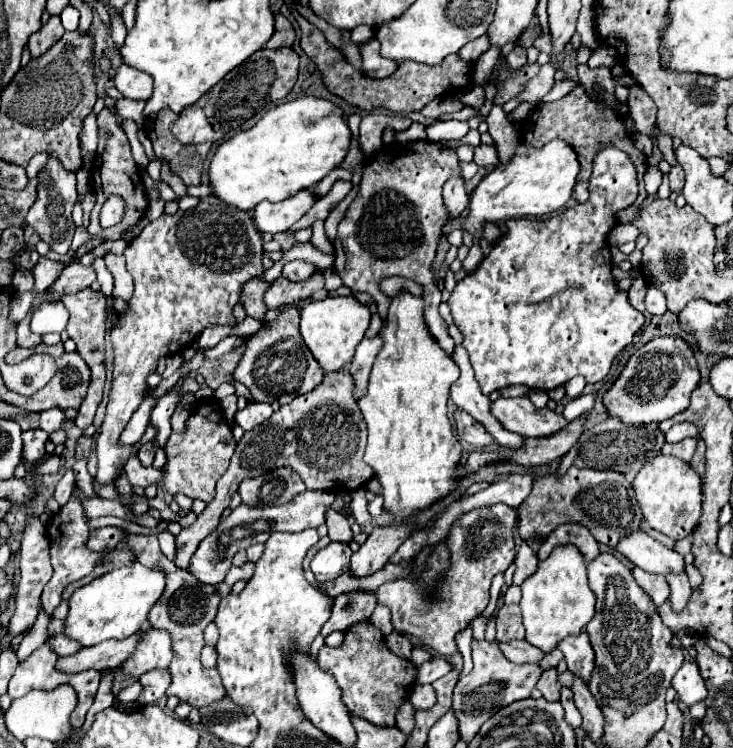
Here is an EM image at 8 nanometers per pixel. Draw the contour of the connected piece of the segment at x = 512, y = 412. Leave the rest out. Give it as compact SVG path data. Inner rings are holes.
M528 395L522 397L500 397L492 403L492 415L512 433L520 433L522 437L548 437L564 429L568 419L550 411L536 409Z

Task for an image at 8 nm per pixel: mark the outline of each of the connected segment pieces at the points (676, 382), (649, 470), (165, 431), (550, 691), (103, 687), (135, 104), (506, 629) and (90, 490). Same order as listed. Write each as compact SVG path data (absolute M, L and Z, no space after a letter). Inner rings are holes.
M654 337L632 353L620 377L602 399L608 415L618 417L626 425L662 423L688 407L690 393L698 383L700 373L690 345L680 337Z
M658 455L636 473L632 487L636 501L640 501L640 509L648 527L668 535L674 541L684 539L692 533L702 511L702 491L700 475L686 461L670 455Z
M180 381L170 393L166 393L166 395L158 401L158 405L154 407L152 417L150 417L150 423L158 427L158 437L156 437L156 441L160 443L160 447L166 445L166 441L168 441L168 437L170 437L170 417L172 417L172 413L174 413L174 409L176 409L176 397L178 397L176 391L180 389L180 385L182 385L182 381Z
M556 677L556 681L538 681L536 687L540 689L544 699L548 699L548 701L560 701L560 689L562 689L562 685L560 685L558 677Z
M104 675L102 677L102 683L100 683L100 689L98 689L98 693L96 693L96 701L94 701L94 705L90 707L90 711L88 711L88 715L86 715L86 723L84 723L84 731L92 725L92 721L94 721L94 715L98 713L98 711L102 711L102 709L106 709L106 707L110 707L112 703L114 703L114 695L112 695L112 675Z
M120 99L116 101L116 113L124 119L132 119L138 127L144 125L144 101L130 101L130 99Z
M504 605L496 617L496 639L498 641L512 641L524 639L524 625L522 613L518 605Z
M80 458L76 461L73 466L73 471L75 475L75 484L78 485L86 496L92 497L96 495L93 487L93 477L89 474L86 468L87 461L85 458Z

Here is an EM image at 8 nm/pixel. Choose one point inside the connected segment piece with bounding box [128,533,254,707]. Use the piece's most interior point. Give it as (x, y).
(186, 606)

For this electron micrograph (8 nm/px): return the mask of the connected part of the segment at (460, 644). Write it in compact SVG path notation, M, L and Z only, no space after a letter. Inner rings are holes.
M470 626L466 627L456 635L456 643L459 652L463 656L463 669L460 673L459 679L470 673L473 669L473 662L471 656L471 642L473 639L473 632Z

